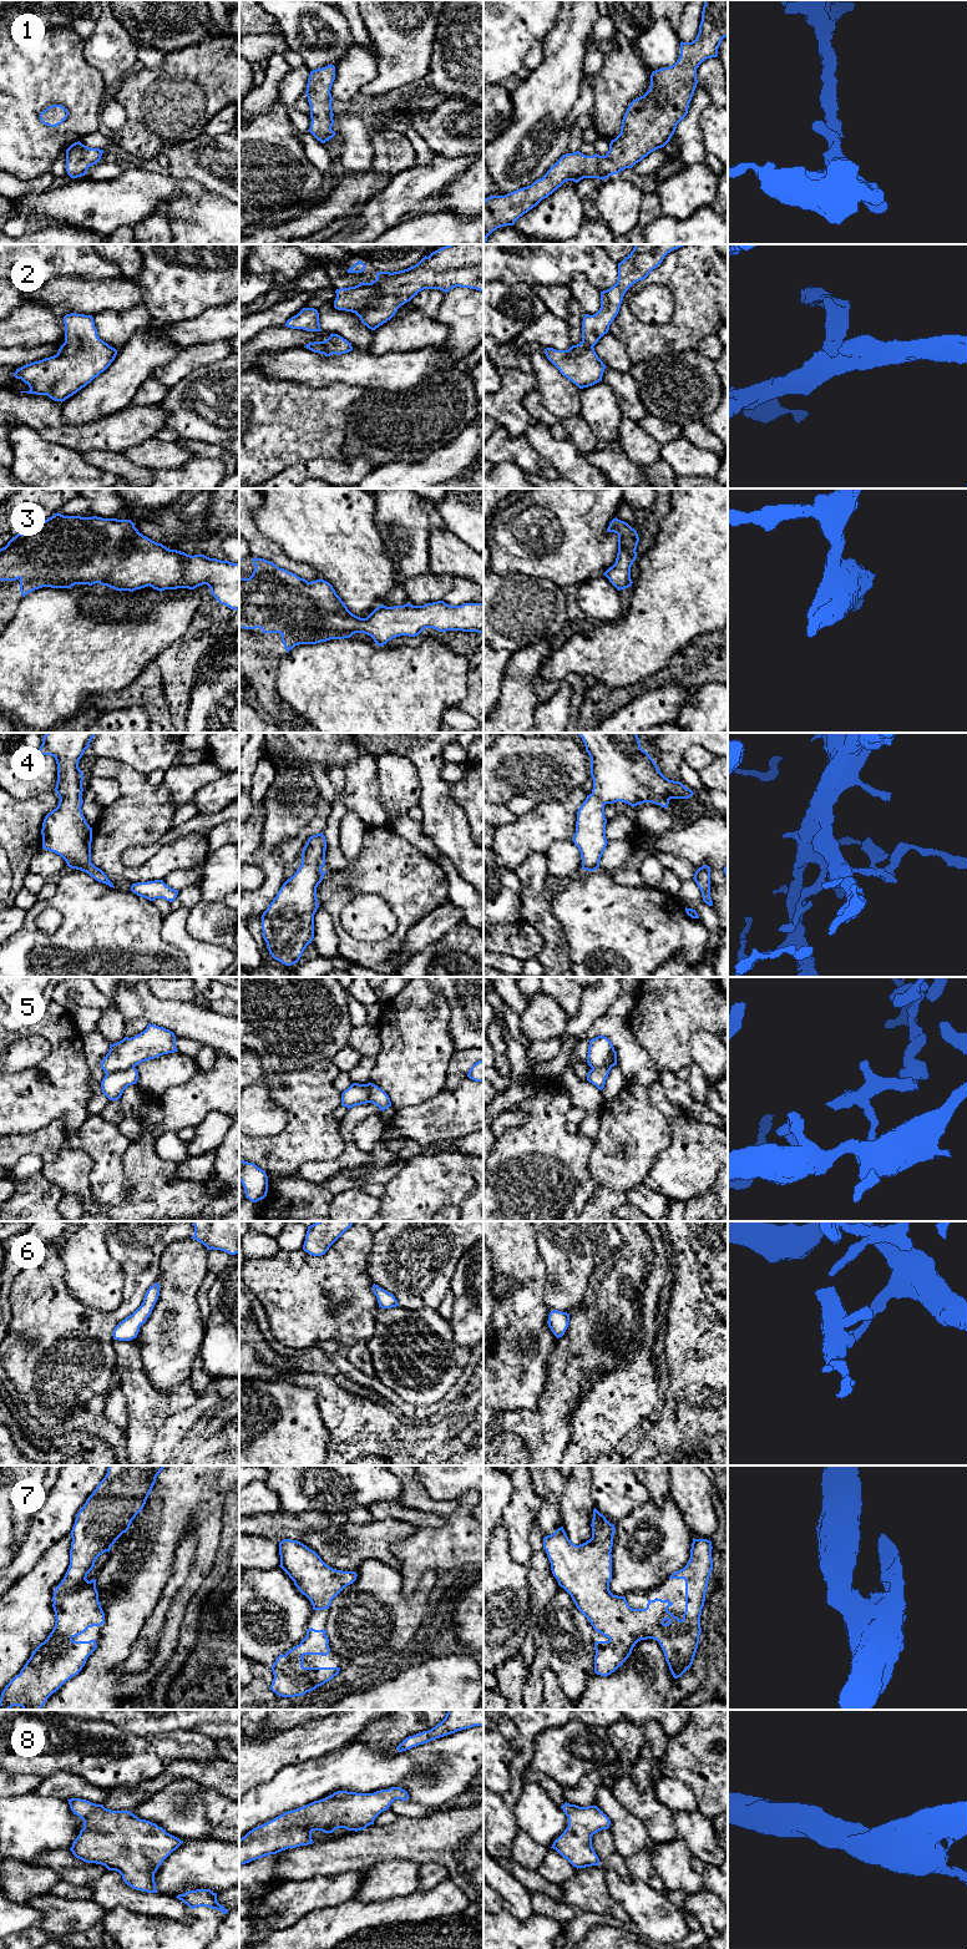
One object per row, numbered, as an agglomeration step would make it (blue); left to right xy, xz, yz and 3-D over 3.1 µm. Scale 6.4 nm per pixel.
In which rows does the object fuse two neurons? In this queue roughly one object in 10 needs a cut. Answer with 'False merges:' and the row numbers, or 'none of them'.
False merges: none of them

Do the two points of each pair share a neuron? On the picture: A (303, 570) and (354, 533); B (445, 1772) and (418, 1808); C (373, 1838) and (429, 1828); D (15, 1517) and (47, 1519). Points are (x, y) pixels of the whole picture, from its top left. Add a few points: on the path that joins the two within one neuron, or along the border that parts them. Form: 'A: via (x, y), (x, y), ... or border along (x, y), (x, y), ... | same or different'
A: border along (283, 548), (294, 560), (308, 563), (319, 577) | different
B: border along (408, 1800), (426, 1805), (441, 1805), (450, 1801) | different
C: via (386, 1838), (415, 1838) | same
D: border along (30, 1517), (25, 1537), (15, 1544) | different

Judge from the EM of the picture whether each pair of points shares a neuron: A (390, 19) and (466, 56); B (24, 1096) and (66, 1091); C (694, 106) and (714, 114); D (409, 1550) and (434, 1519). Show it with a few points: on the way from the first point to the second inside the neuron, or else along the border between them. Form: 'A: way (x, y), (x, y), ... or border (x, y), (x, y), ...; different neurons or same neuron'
A: border (441, 13), (438, 19), (433, 55), (428, 69); different neurons
B: way (34, 1096), (56, 1091); same neuron
C: border (710, 102), (699, 117), (699, 128), (704, 140); different neurons
D: border (445, 1517), (440, 1525), (423, 1525), (419, 1529); different neurons

